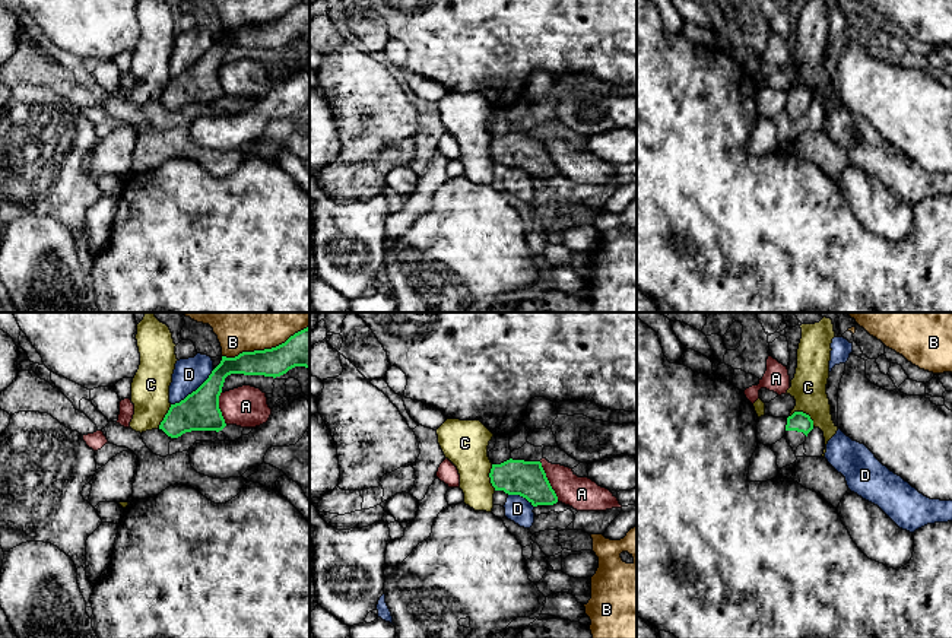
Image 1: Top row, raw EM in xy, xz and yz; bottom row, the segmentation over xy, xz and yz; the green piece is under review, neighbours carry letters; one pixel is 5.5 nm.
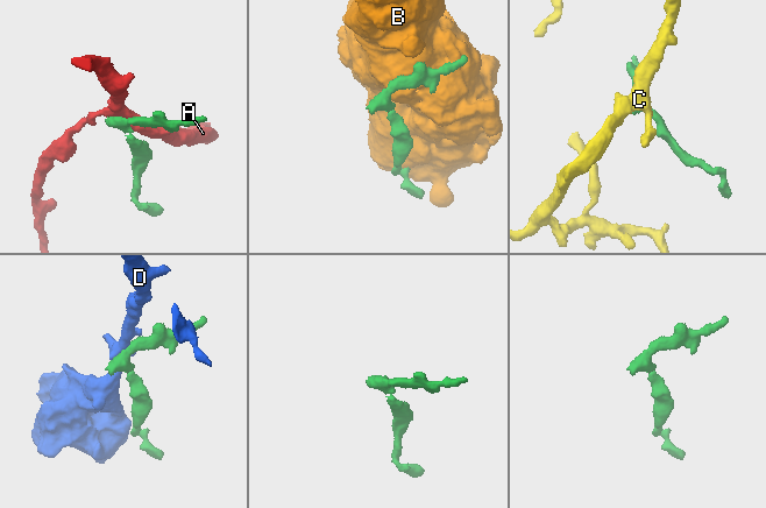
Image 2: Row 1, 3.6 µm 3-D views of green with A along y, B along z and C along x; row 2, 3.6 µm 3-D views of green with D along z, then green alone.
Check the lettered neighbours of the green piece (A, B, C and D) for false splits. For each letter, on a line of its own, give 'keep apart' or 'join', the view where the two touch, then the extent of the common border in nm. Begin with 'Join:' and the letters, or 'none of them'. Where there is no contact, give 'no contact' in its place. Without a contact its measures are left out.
Join: none of them
A: keep apart; meets green in xz; contact 240 nm long
B: keep apart; meets green in xy; contact 500 nm long
C: keep apart; meets green in yz; contact 150 nm long
D: keep apart; meets green in xy; contact 300 nm long

